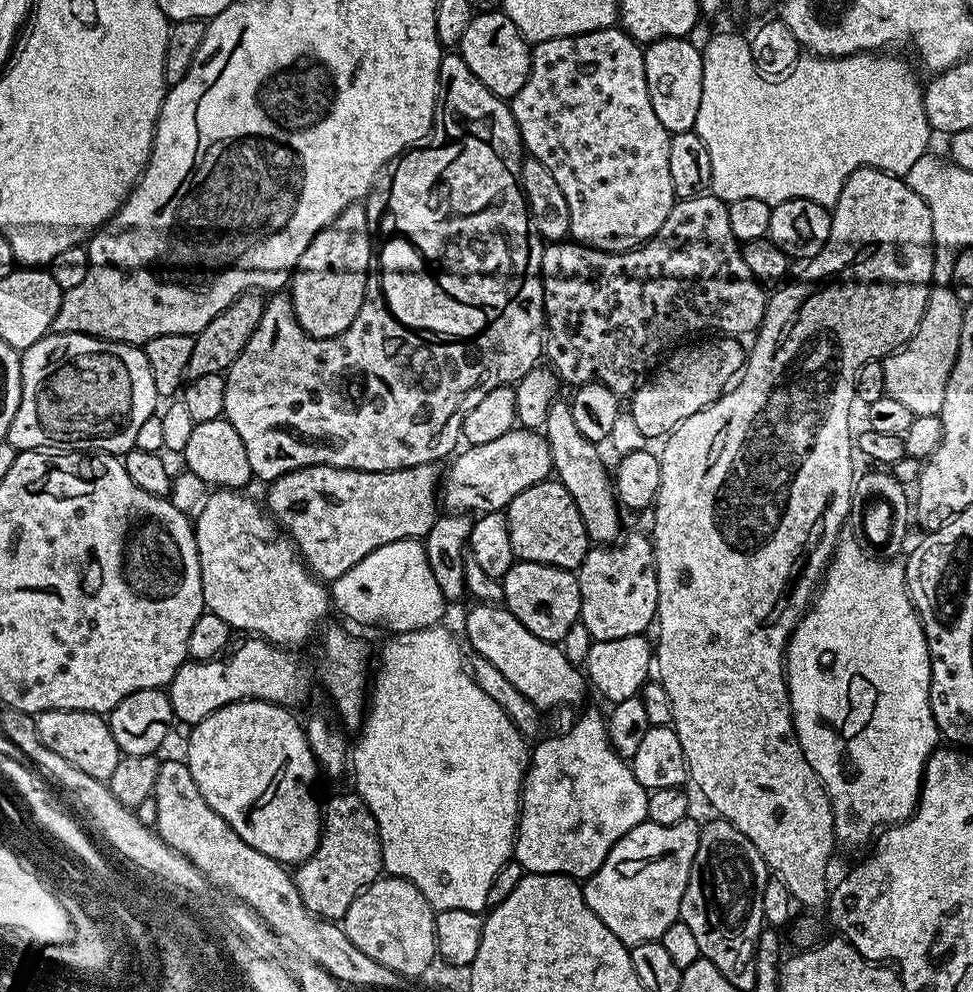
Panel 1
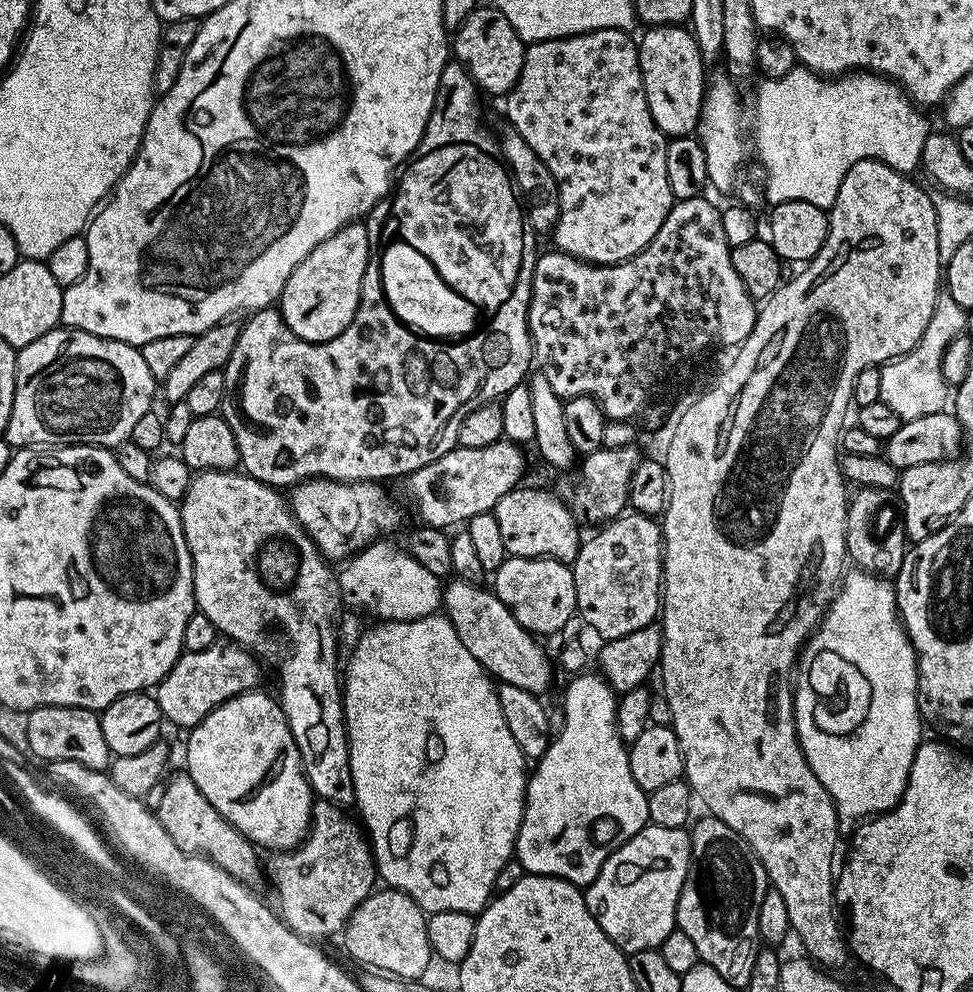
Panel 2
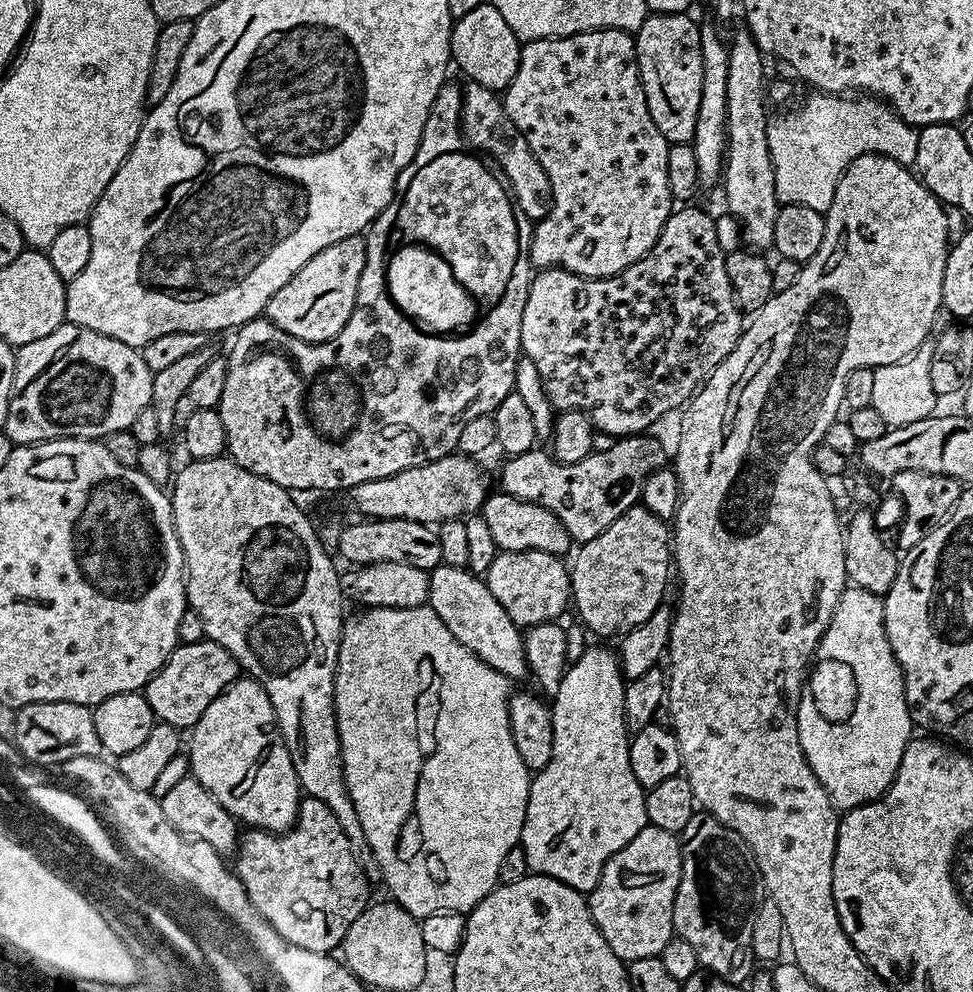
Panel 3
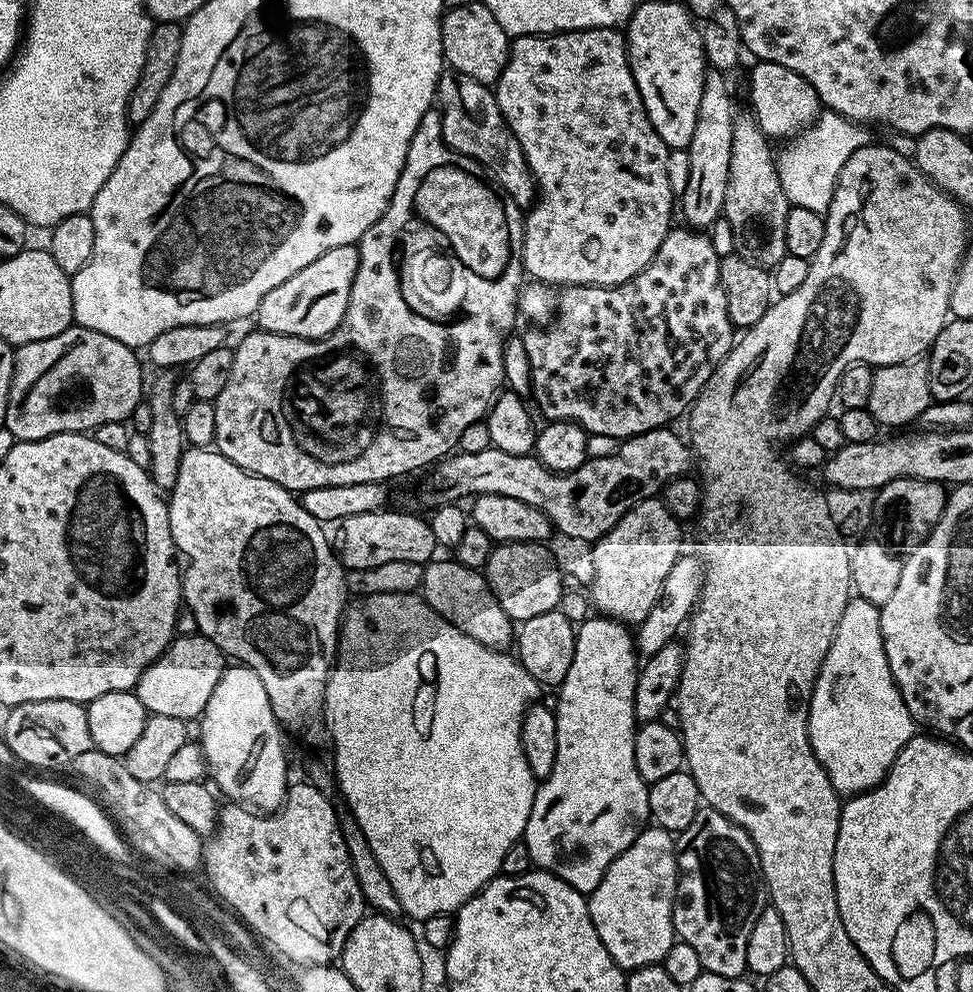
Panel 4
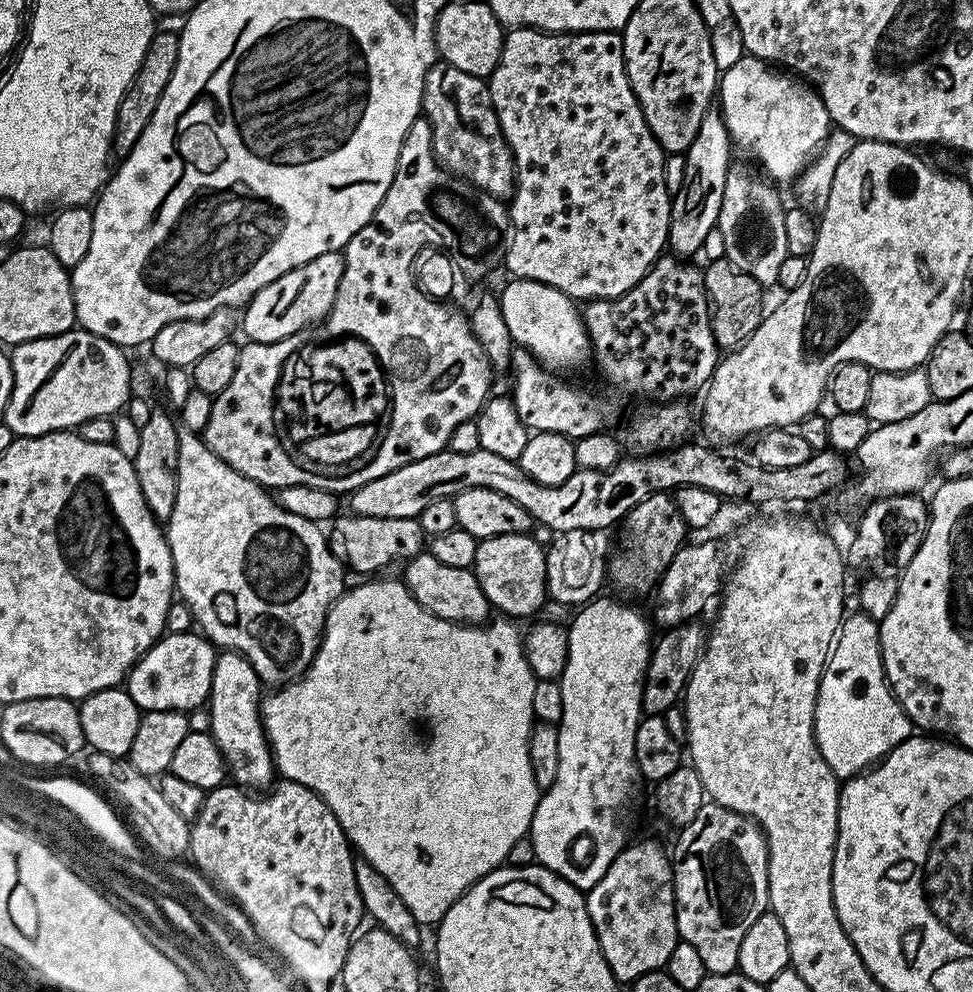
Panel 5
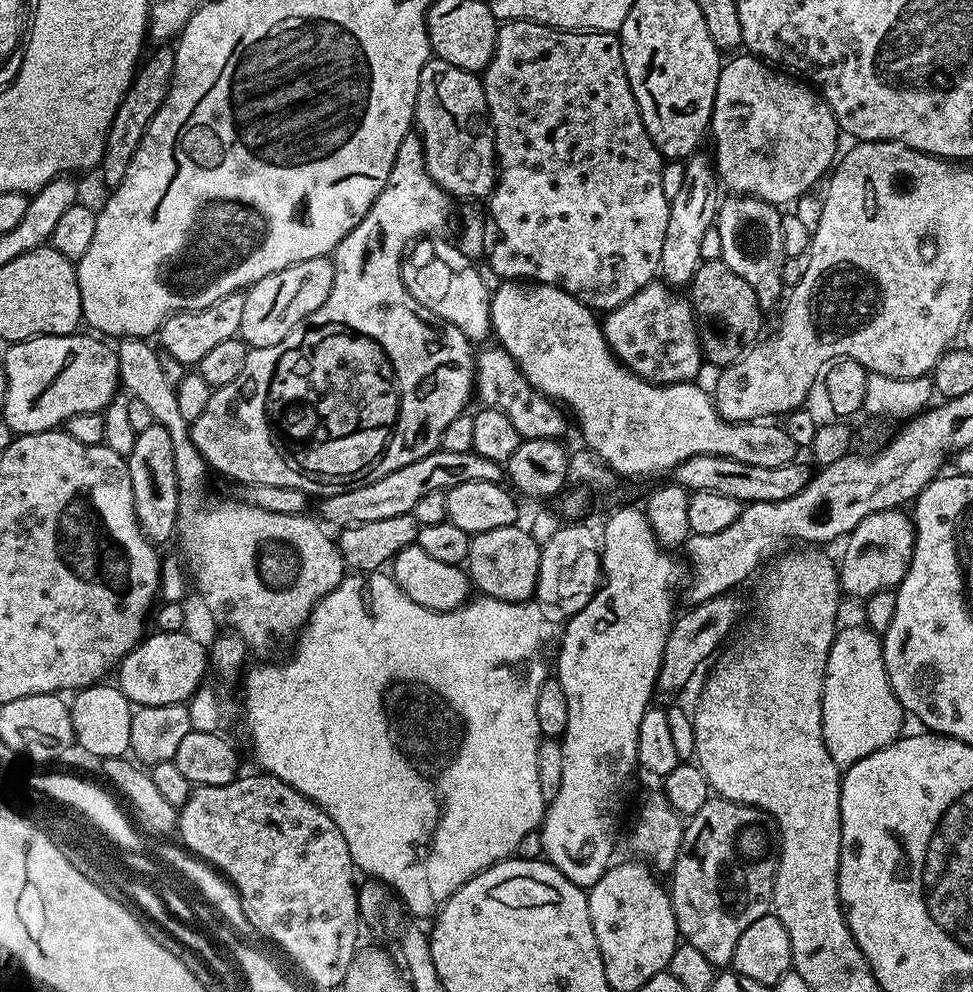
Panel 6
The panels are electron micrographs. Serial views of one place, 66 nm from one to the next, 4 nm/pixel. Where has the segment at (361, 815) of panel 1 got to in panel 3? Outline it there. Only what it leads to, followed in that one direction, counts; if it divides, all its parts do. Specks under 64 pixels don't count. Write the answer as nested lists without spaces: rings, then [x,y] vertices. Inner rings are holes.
[[[304,796],[296,823],[287,832],[245,832],[234,856],[234,871],[244,883],[256,913],[286,942],[302,946],[302,950],[331,953],[339,949],[346,930],[354,926],[354,918],[370,903],[370,881],[354,858],[334,810],[326,802],[318,802],[318,798]]]

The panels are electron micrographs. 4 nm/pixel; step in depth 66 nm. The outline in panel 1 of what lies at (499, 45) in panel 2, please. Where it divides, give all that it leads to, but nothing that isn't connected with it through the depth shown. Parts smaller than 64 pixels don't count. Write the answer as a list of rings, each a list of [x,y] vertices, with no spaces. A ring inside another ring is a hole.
[[[484,12],[473,15],[466,26],[458,45],[462,63],[472,71],[477,80],[482,81],[494,95],[511,98],[528,80],[528,70],[532,66],[529,41],[520,35],[511,18],[503,12]]]

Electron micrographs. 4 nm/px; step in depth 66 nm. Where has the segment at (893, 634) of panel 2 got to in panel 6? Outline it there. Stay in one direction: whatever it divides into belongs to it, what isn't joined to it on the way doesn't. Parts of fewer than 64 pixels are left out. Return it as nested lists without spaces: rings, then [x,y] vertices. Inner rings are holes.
[[[866,626],[855,632],[841,627],[836,633],[824,671],[822,694],[822,726],[824,745],[830,750],[830,758],[841,769],[893,744],[902,735],[906,713],[892,693],[892,687],[884,665],[884,645],[877,633]]]

